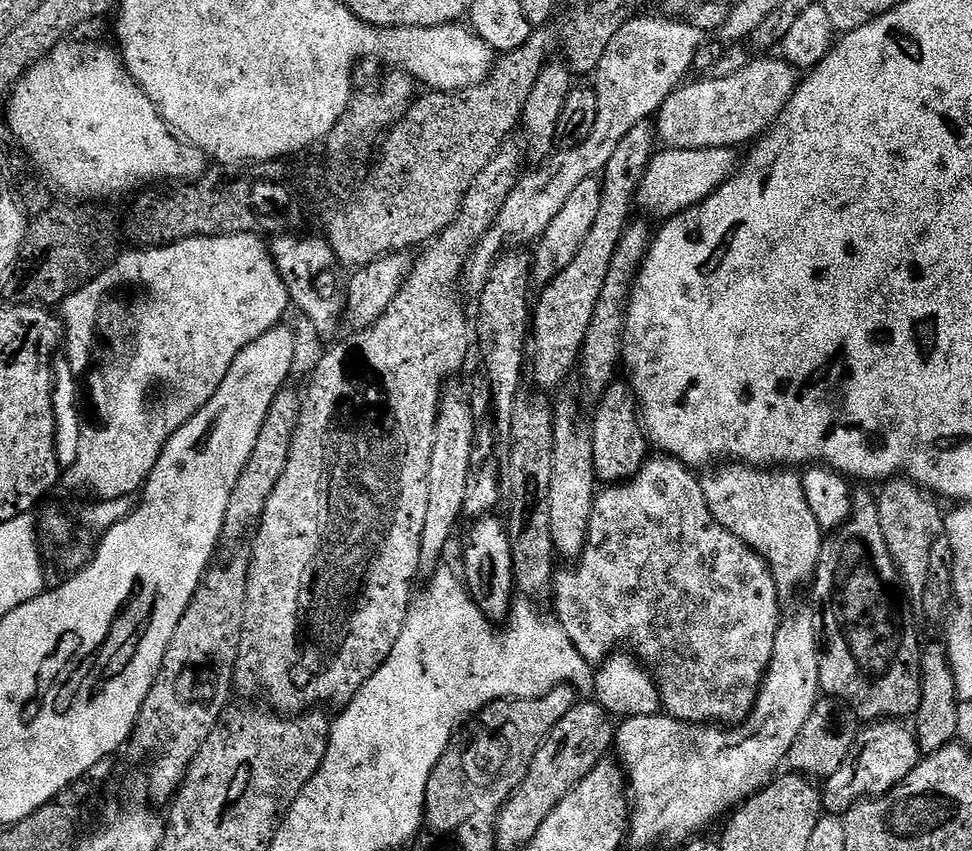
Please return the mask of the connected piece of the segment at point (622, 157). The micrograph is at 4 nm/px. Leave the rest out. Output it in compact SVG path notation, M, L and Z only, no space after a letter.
M645 122L634 126L630 134L618 142L610 162L606 162L602 179L599 181L601 188L601 206L598 218L590 226L590 232L586 236L578 254L574 260L561 273L543 285L540 301L535 301L534 311L530 316L530 370L536 375L536 384L540 388L556 388L577 367L580 351L586 338L586 330L590 326L590 318L594 318L594 306L598 304L598 294L602 292L602 282L606 280L606 270L610 268L610 258L614 256L614 250L618 248L618 242L622 238L625 228L630 223L632 208L634 212L634 201L636 193L640 190L640 183L650 166L654 153L658 148L658 137L655 127Z

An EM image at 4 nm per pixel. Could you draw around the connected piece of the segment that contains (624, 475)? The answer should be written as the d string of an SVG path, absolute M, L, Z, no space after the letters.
M613 382L600 395L597 404L600 405L592 416L592 424L590 420L597 481L608 486L627 482L640 472L640 467L650 456L650 445L640 419L636 396L627 383Z

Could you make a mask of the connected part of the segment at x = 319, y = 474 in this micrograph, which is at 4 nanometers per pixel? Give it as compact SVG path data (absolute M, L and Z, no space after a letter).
M505 142L501 144L499 150L494 154L494 158L490 158L490 162L486 162L486 166L482 166L482 174L478 174L478 178L474 178L474 182L470 182L470 190L466 194L466 198L460 204L460 213L456 215L456 221L450 225L445 231L441 232L435 240L431 241L428 253L424 257L417 259L412 266L412 272L408 276L408 280L401 286L400 293L390 303L389 309L386 310L380 318L378 318L372 328L367 328L359 334L352 334L348 337L349 340L344 340L341 344L336 344L320 361L316 364L316 369L312 372L312 381L308 384L307 394L303 397L303 408L300 412L300 420L297 422L296 432L293 434L292 445L289 448L289 460L286 462L285 472L278 479L277 485L274 486L273 493L270 494L269 500L265 504L265 510L258 519L258 526L260 529L256 532L256 541L252 544L252 556L250 555L250 563L248 566L248 585L246 586L246 610L244 611L244 629L240 635L240 653L236 656L236 674L234 677L234 684L237 689L240 688L244 692L261 692L266 699L269 700L271 711L277 714L283 714L288 718L295 718L309 710L315 709L317 706L324 706L320 704L340 704L339 706L347 706L353 698L358 694L361 686L368 681L379 668L382 662L386 662L386 658L390 654L390 650L394 650L394 642L398 642L398 634L402 630L402 626L406 622L406 614L408 613L408 605L414 599L414 587L412 583L416 580L416 575L422 569L422 557L420 551L422 550L422 526L426 526L426 508L429 505L429 491L427 489L428 475L430 474L430 460L431 448L434 446L434 434L436 419L439 416L440 402L442 399L442 391L440 392L440 383L447 378L451 372L456 372L468 360L468 320L464 317L464 308L460 305L460 300L456 297L456 283L462 280L466 272L466 265L468 257L471 256L472 251L475 250L477 242L483 238L492 227L492 223L496 220L497 214L502 210L502 206L506 202L506 198L514 190L517 180L522 175L522 167L520 163L523 162L524 156L520 153L520 148L513 142Z

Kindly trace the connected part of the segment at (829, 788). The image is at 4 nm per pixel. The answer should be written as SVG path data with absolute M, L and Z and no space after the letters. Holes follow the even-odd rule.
M896 720L875 721L863 727L856 735L850 753L828 780L823 781L821 798L823 811L842 816L861 800L876 799L892 792L919 764L922 753L915 733ZM866 728L866 729L864 729Z

